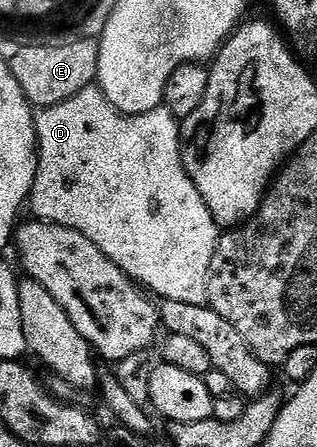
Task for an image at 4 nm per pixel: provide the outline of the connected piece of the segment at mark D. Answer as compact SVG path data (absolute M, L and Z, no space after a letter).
M93 85L82 89L82 93L74 93L74 97L70 97L58 105L43 108L35 116L35 120L36 176L30 196L30 208L32 207L33 213L36 214L33 216L45 223L57 223L90 237L90 241L94 241L94 245L98 245L98 249L102 249L102 253L106 253L106 257L110 257L110 261L114 261L114 265L118 265L128 274L129 279L135 281L141 288L147 289L153 296L170 301L182 301L186 305L207 304L210 261L214 261L214 249L218 245L222 231L216 226L214 217L210 217L210 209L206 209L206 201L202 201L202 193L198 193L198 189L194 189L194 181L190 181L190 177L182 165L180 123L176 116L171 115L167 107L163 105L155 107L150 113L123 115L109 105L104 94L100 92L99 86Z

